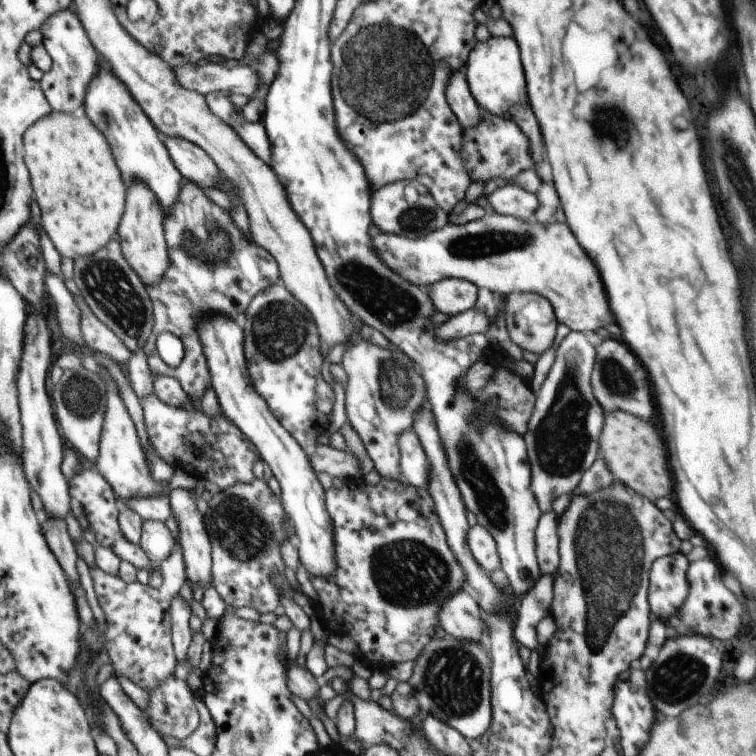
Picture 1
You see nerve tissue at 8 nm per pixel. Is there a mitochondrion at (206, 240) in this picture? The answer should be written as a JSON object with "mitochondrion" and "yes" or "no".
{"mitochondrion":"yes"}

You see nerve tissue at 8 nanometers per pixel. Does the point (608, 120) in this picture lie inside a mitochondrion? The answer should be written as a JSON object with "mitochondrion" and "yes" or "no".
{"mitochondrion":"yes"}

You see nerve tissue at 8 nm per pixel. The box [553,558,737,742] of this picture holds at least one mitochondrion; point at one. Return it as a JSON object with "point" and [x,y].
{"point":[673,681]}

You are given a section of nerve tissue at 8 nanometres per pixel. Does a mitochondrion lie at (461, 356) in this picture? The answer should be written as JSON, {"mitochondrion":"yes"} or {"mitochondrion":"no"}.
{"mitochondrion":"no"}

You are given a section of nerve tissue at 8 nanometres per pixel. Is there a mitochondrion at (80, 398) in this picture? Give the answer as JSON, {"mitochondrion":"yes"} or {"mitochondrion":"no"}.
{"mitochondrion":"yes"}

